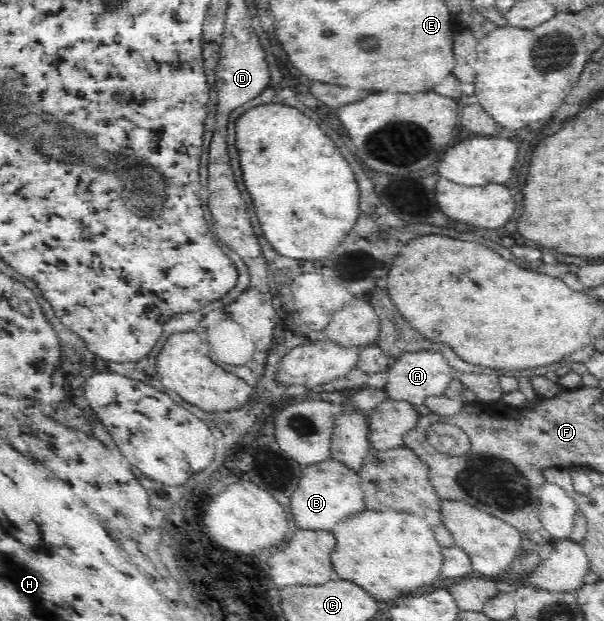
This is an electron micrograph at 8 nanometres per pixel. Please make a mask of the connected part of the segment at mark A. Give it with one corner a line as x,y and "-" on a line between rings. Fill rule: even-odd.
439,351
404,352
388,369
386,384
382,388
385,397
392,401
406,401
410,405
424,405
425,397
442,395
454,378
454,371

